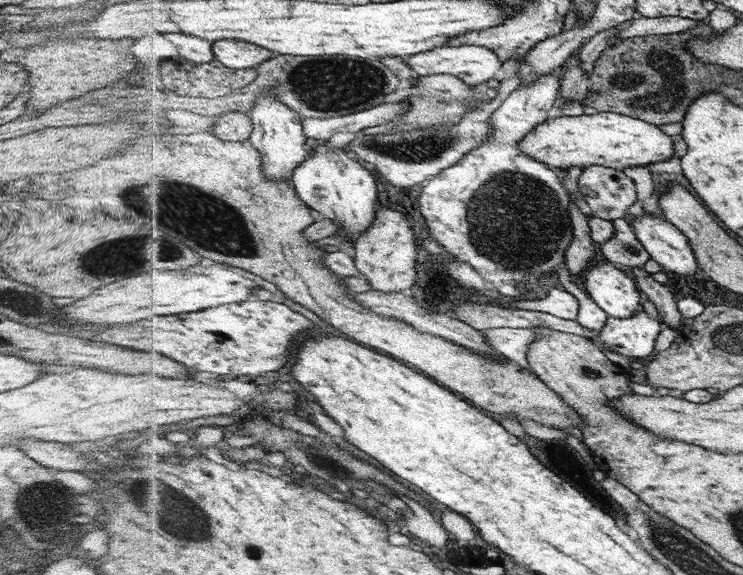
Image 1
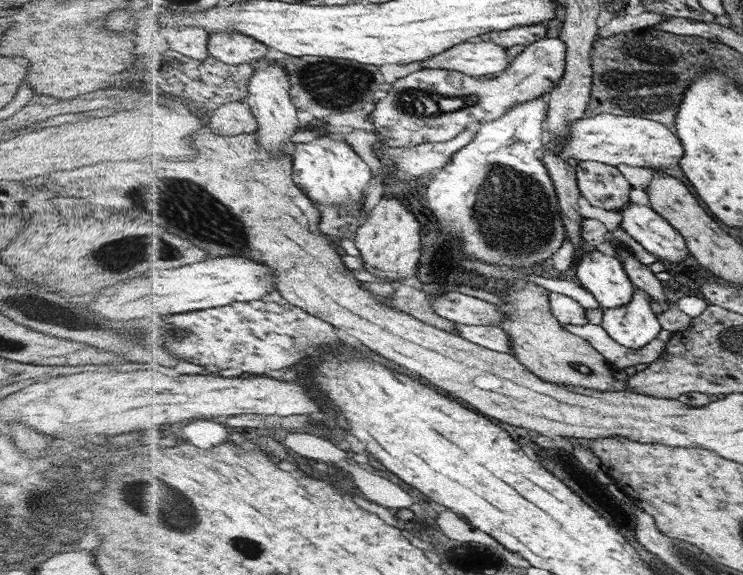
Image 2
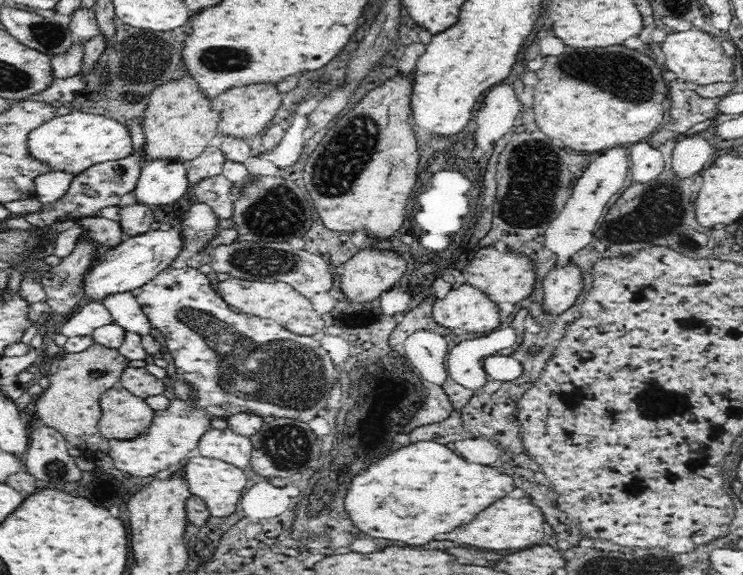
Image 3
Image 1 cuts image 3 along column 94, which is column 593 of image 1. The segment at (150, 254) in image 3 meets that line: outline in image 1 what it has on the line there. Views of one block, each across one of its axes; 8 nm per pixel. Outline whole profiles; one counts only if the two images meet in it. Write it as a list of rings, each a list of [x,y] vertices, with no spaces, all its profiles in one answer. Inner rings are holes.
[[[596,260],[583,278],[589,297],[609,317],[632,318],[636,312],[642,312],[640,292],[624,272],[614,268],[614,264]]]

